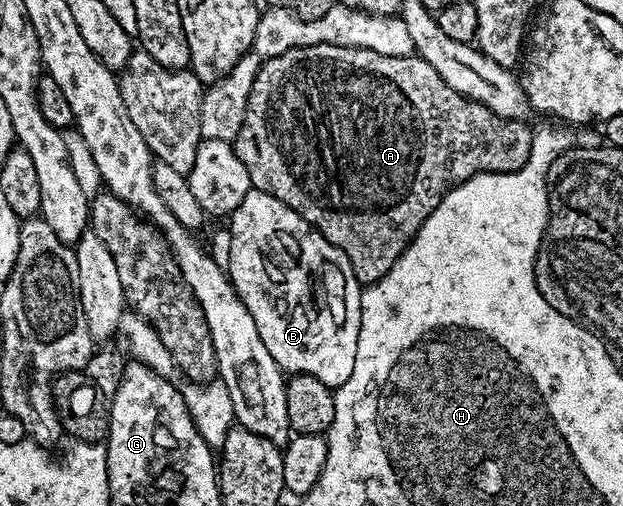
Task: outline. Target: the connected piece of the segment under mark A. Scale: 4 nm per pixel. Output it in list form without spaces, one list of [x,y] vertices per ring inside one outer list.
[[[317,44],[289,49],[278,56],[262,59],[260,63],[255,74],[255,86],[251,88],[251,98],[247,98],[247,114],[243,118],[243,127],[239,130],[236,140],[232,141],[233,149],[237,151],[239,162],[247,166],[250,185],[256,191],[267,192],[291,210],[295,210],[307,223],[321,232],[323,238],[327,238],[327,242],[343,250],[343,254],[347,254],[351,262],[355,278],[362,286],[382,280],[391,270],[391,266],[395,266],[395,262],[409,245],[410,230],[421,228],[426,218],[437,208],[447,188],[445,180],[450,176],[454,179],[453,182],[458,184],[481,172],[513,172],[529,160],[534,129],[528,128],[525,120],[504,119],[489,107],[461,96],[451,87],[445,87],[443,78],[439,78],[433,67],[416,54],[388,57],[369,49]]]

